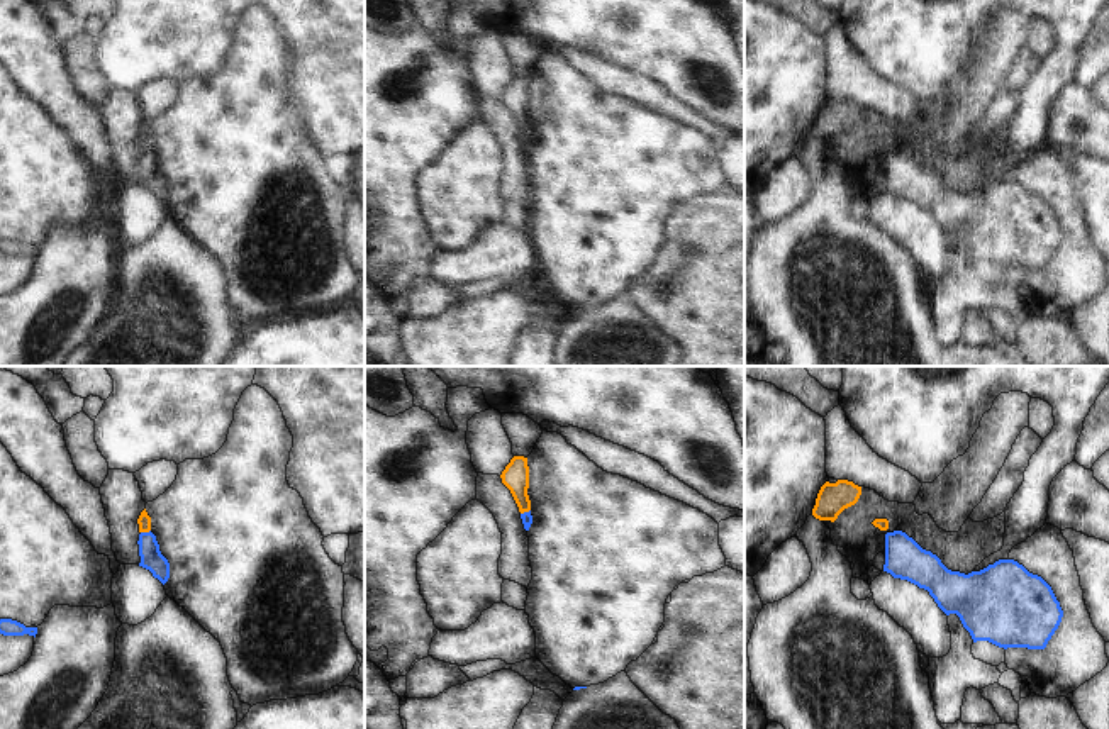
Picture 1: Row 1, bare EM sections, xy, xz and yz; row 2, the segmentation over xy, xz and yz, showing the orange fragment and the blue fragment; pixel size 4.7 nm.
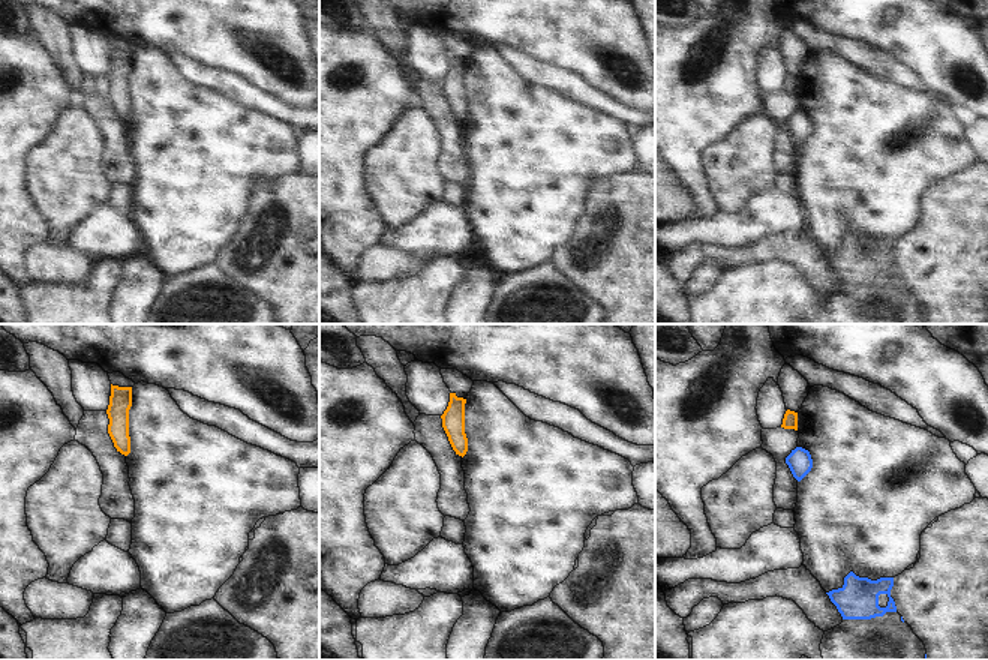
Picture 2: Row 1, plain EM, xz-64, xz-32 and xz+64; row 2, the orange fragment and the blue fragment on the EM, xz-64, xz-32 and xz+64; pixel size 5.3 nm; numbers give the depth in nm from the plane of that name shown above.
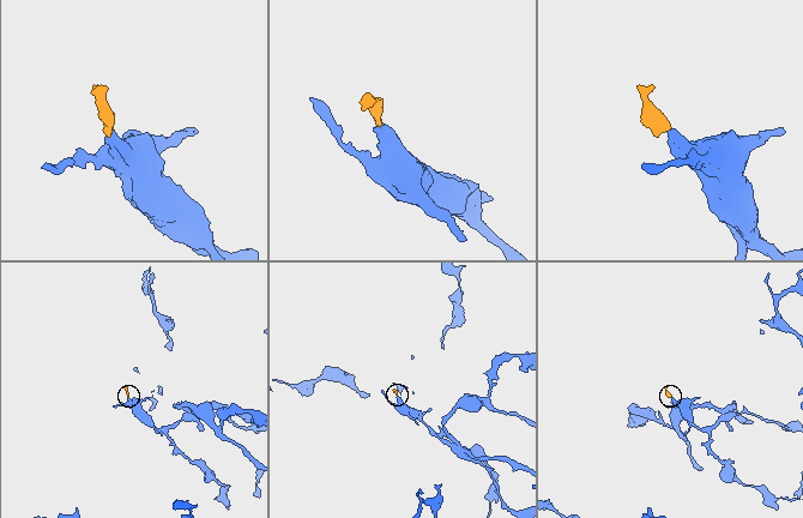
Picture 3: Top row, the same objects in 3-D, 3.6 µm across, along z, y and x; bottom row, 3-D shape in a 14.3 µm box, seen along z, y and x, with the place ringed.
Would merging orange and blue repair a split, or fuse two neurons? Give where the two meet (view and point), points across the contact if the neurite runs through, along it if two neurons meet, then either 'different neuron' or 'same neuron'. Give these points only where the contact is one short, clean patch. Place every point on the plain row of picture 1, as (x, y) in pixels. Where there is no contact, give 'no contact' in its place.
contact xy (144, 151); border xy (150, 150), (141, 153); different neuron

